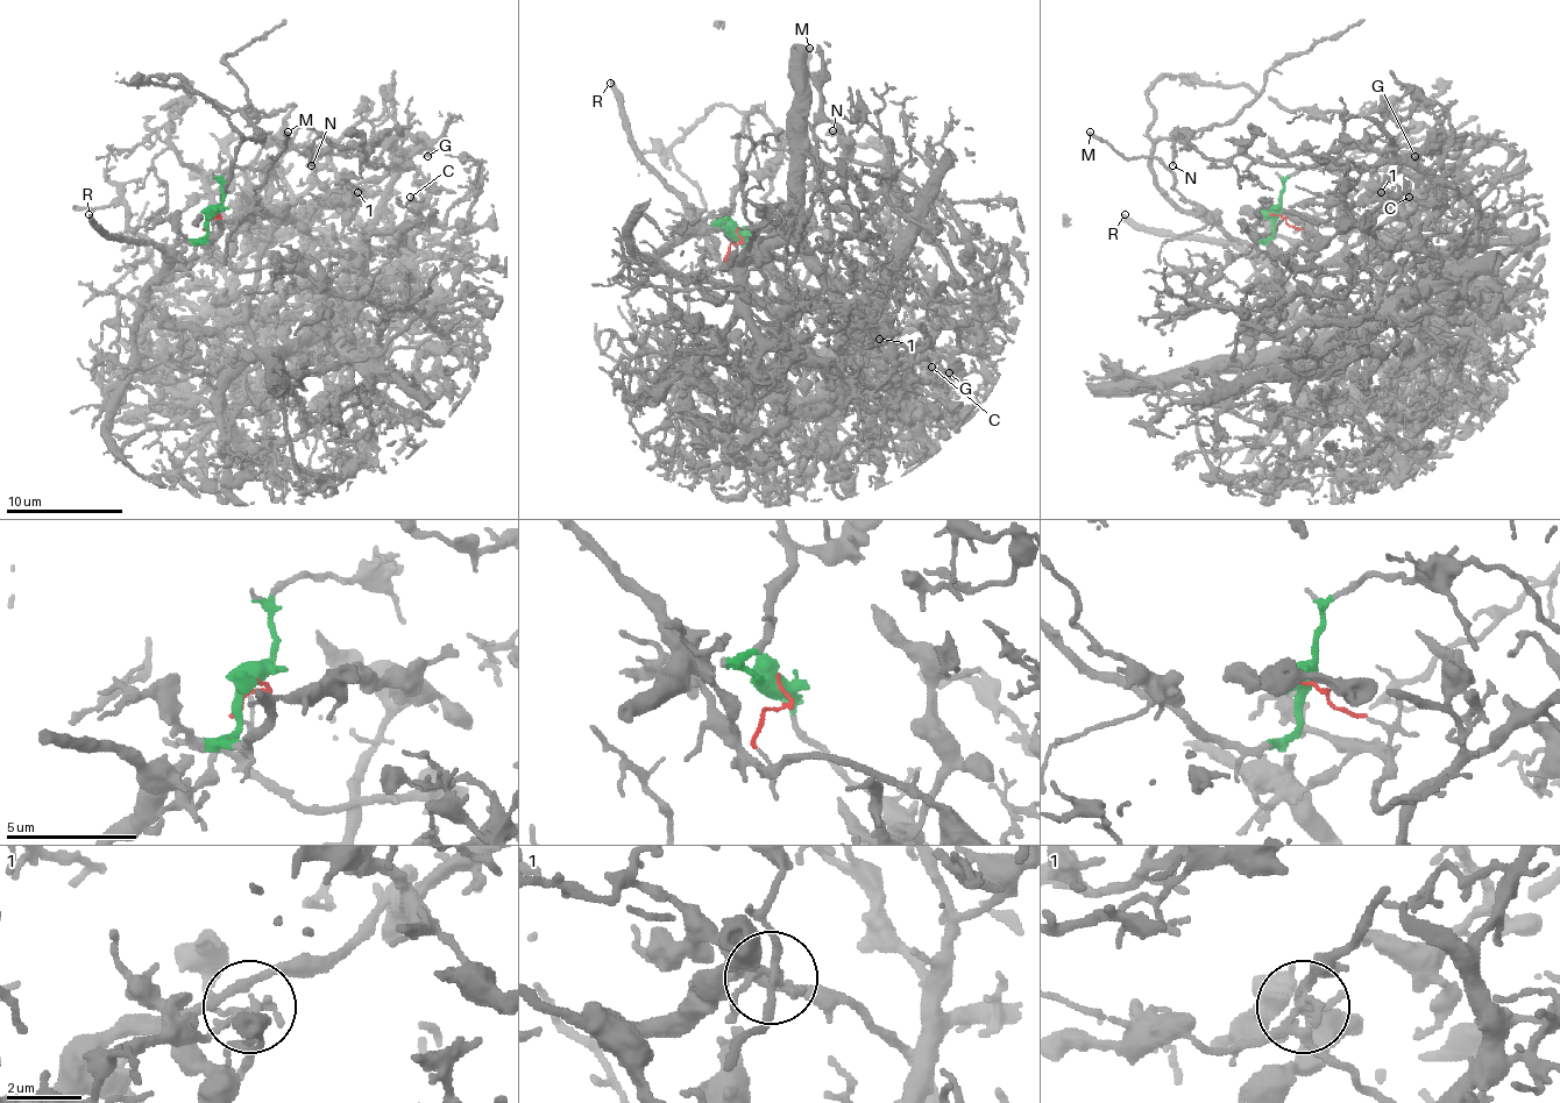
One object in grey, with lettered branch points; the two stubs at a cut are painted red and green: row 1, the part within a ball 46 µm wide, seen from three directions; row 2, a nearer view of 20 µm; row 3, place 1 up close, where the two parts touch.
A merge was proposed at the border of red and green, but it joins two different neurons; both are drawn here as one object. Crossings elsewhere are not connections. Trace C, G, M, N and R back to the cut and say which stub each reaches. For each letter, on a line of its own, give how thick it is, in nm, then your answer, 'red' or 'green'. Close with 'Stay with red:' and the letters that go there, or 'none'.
C: calibre 150 nm; red
G: calibre 190 nm; red
M: calibre 240 nm; green
N: calibre 190 nm; red
R: calibre 380 nm; green
Stay with red: C, G, N

